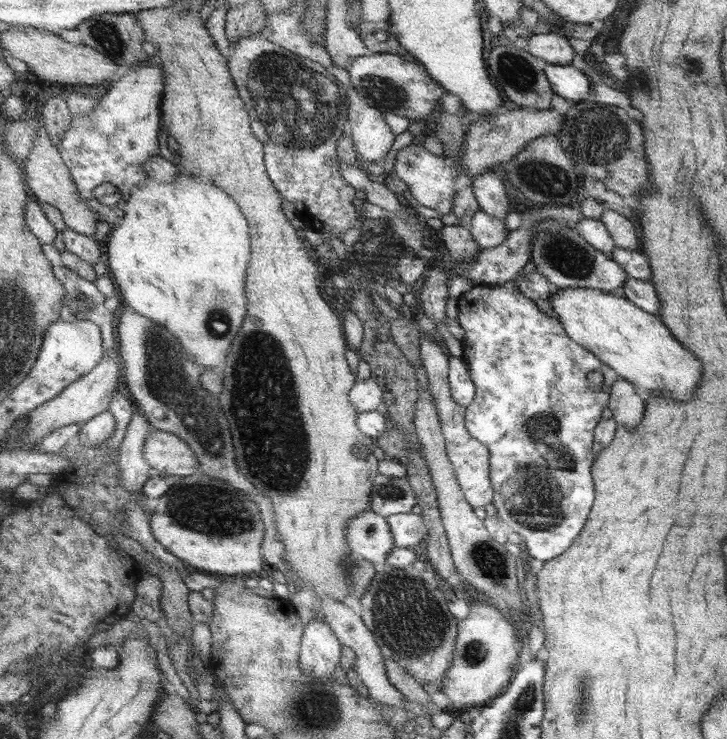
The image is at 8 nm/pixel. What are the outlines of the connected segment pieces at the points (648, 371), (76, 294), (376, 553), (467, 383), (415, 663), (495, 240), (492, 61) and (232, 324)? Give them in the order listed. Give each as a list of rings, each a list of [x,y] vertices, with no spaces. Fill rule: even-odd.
[[[591,288],[558,290],[549,299],[570,337],[629,382],[646,388],[651,396],[667,394],[667,398],[675,398],[677,402],[689,402],[695,396],[701,384],[703,362],[671,334],[658,315],[643,310],[621,294]]]
[[[44,244],[43,252],[45,252],[47,258],[51,260],[55,276],[57,276],[57,278],[64,284],[67,290],[67,295],[64,297],[63,307],[61,307],[61,319],[67,322],[75,322],[80,320],[95,322],[95,324],[101,327],[104,346],[108,351],[116,350],[115,314],[113,314],[113,311],[111,312],[111,310],[105,306],[105,299],[108,297],[105,296],[103,292],[99,291],[95,281],[91,282],[90,280],[79,276],[75,270],[67,268],[67,266],[63,264],[61,250],[57,250],[57,248],[55,248],[52,244]]]
[[[373,509],[351,517],[347,525],[347,540],[354,556],[388,565],[389,553],[396,546],[388,517]]]
[[[450,356],[449,382],[453,398],[461,406],[468,407],[476,399],[477,385],[463,356]]]
[[[387,568],[387,572],[376,572],[376,576],[360,599],[361,618],[373,632],[386,659],[395,660],[421,684],[441,686],[441,678],[447,676],[454,664],[459,637],[458,620],[449,612],[449,599],[439,588],[403,569]]]
[[[483,210],[477,212],[469,223],[469,232],[472,232],[479,246],[495,248],[505,242],[511,235],[511,230],[501,220],[495,219]]]
[[[502,40],[489,55],[489,66],[494,80],[498,83],[502,93],[520,108],[533,110],[551,109],[551,98],[554,90],[545,74],[546,60],[533,56],[526,48],[517,48]]]
[[[182,172],[174,182],[150,178],[132,194],[124,211],[123,223],[109,232],[105,244],[107,268],[123,297],[121,302],[171,330],[203,368],[223,366],[247,316],[245,290],[253,250],[250,224],[241,207],[209,179]]]

